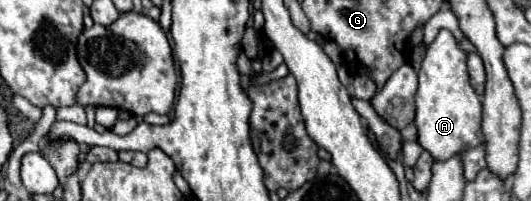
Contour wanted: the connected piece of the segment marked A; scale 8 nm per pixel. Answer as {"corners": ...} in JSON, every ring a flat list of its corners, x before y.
{"corners":[[441,31,437,39,427,45,425,59,419,69,419,87,415,93,415,127,417,143,431,153,435,161,447,161,455,155,481,145,481,115,483,105,479,95,469,83,467,75,467,53,457,47,455,37,449,31]]}

